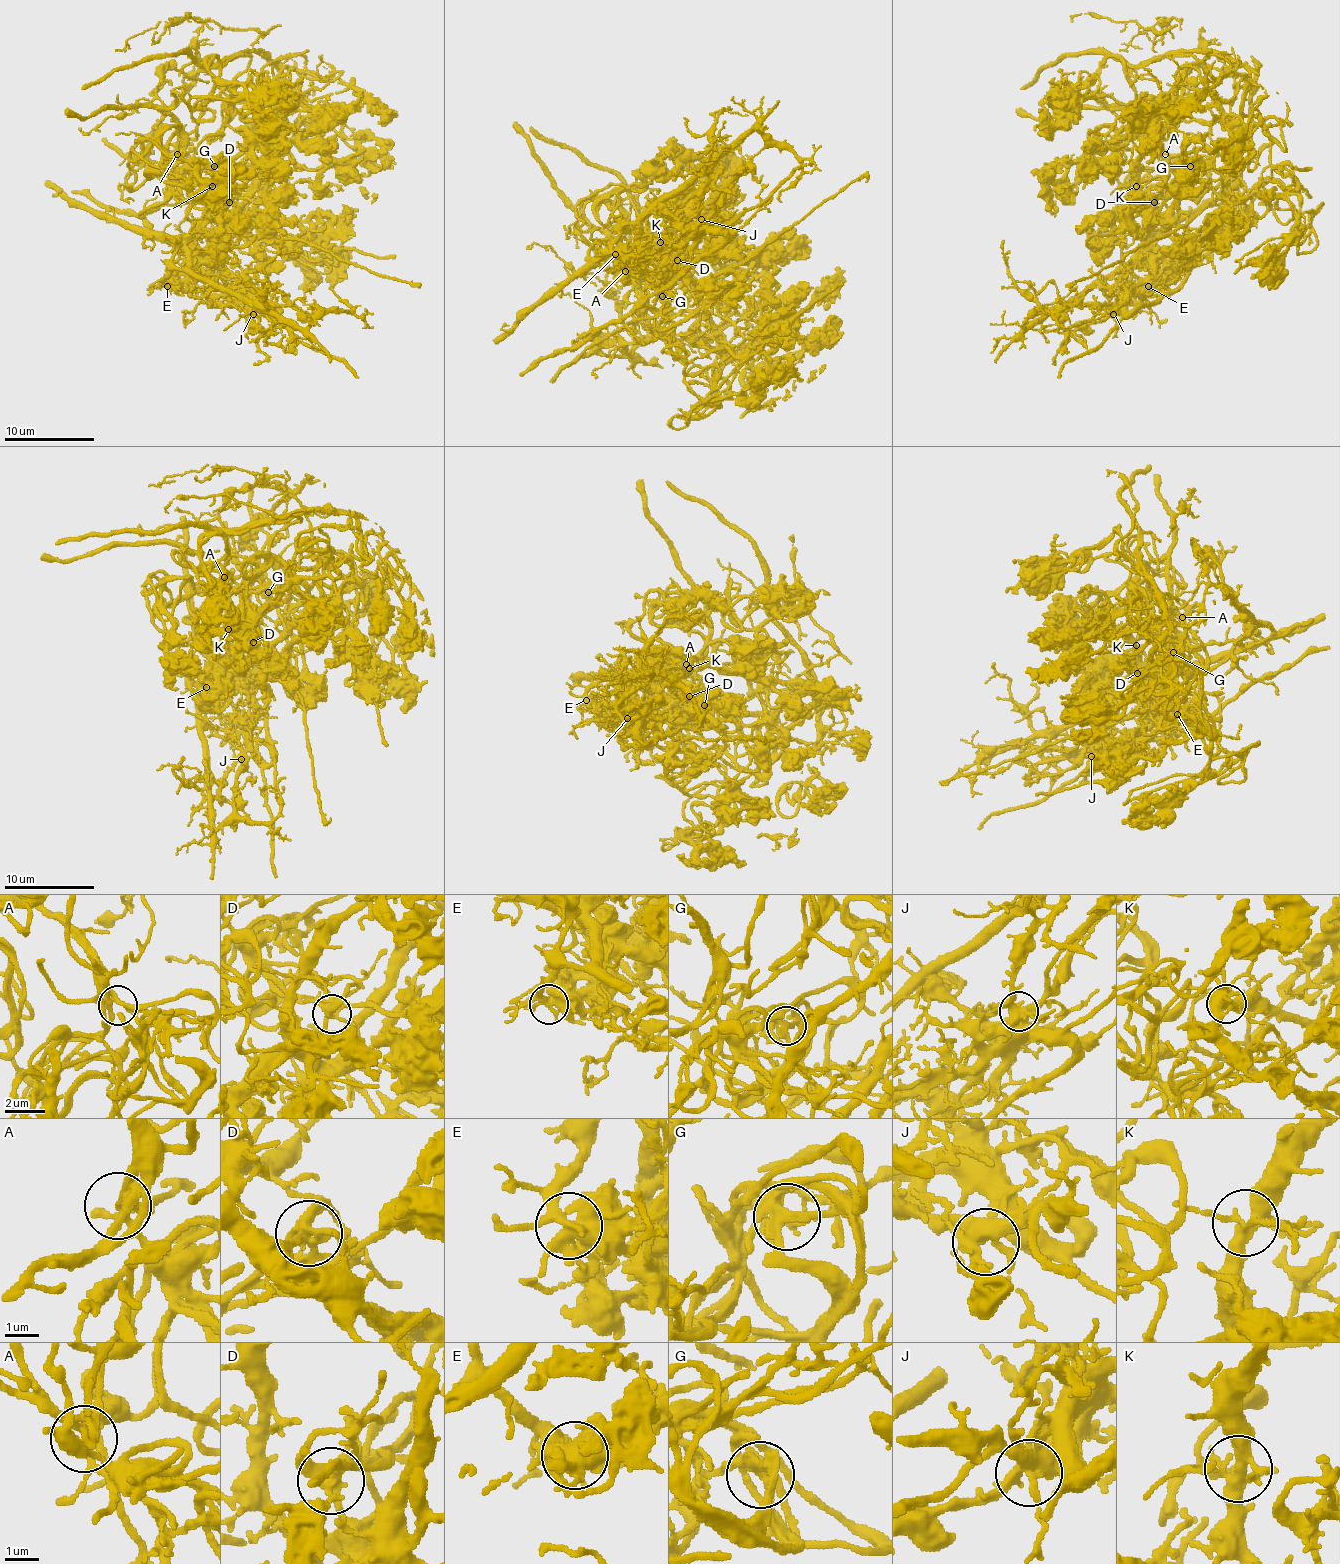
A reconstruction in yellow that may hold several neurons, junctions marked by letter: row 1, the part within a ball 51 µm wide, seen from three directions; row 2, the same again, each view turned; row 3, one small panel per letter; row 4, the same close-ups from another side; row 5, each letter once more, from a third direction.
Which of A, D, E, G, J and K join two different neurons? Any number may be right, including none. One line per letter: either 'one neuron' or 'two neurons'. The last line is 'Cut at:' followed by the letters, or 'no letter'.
A: one neuron
D: two neurons
E: two neurons
G: two neurons
J: one neuron
K: one neuron
Cut at: D, E, G

